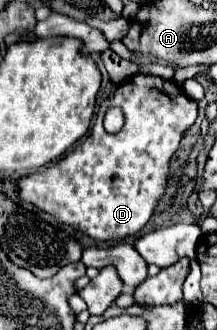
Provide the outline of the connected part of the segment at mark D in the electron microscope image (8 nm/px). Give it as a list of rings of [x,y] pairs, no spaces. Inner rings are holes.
[[[138,73],[124,81],[112,99],[106,99],[100,105],[86,141],[56,165],[18,181],[20,197],[48,211],[58,221],[74,225],[94,241],[136,235],[152,217],[168,183],[170,159],[178,149],[184,131],[196,121],[196,115],[196,103],[172,81]],[[108,107],[122,107],[126,117],[122,131],[116,135],[108,135],[102,127]]]

